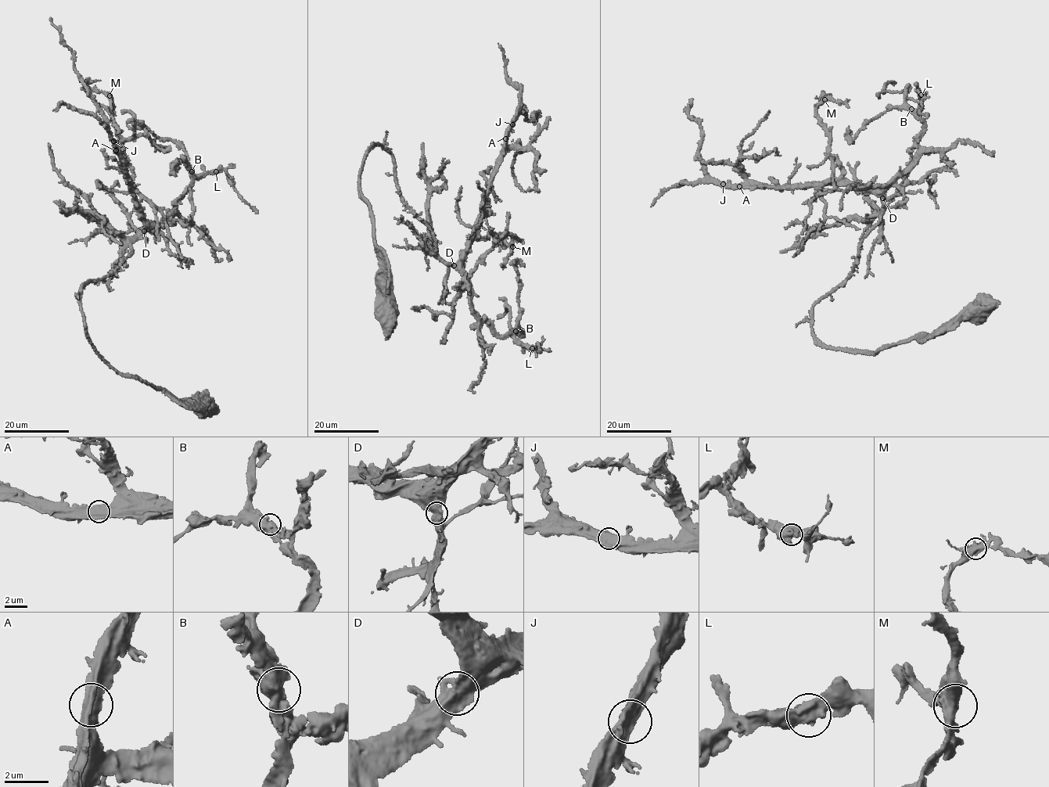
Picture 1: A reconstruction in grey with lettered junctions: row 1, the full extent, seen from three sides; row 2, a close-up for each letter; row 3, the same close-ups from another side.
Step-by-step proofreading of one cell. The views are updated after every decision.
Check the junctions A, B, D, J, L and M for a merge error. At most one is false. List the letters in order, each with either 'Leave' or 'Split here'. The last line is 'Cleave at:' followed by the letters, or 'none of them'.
A: Leave
B: Leave
D: Leave
J: Leave
L: Leave
M: Leave
Cleave at: none of them

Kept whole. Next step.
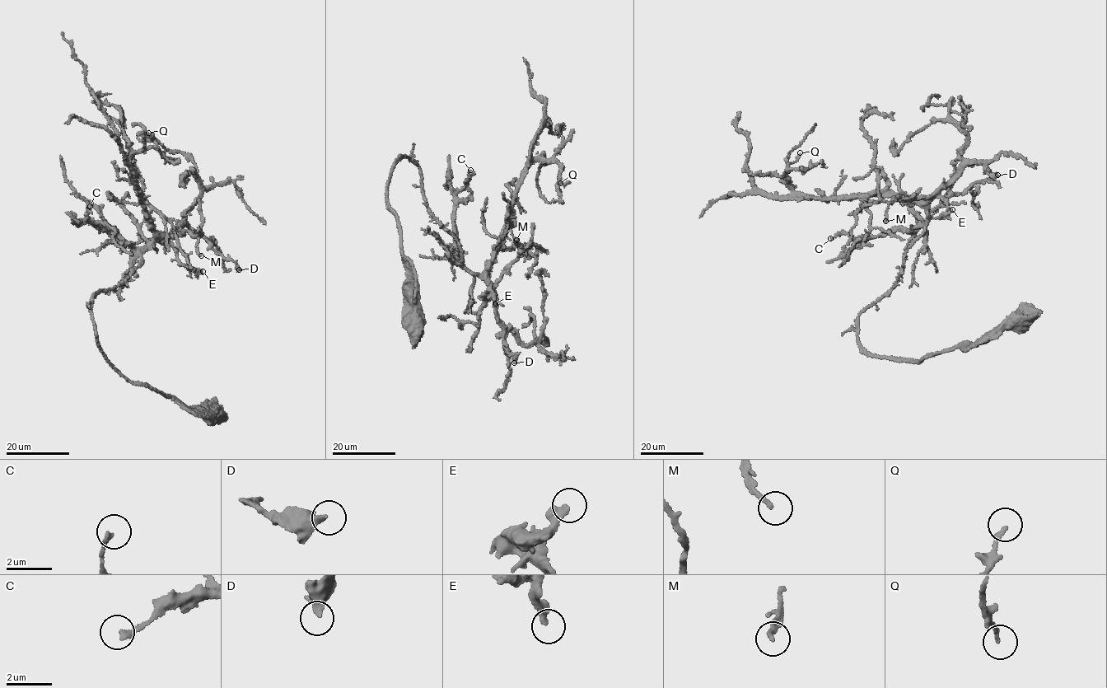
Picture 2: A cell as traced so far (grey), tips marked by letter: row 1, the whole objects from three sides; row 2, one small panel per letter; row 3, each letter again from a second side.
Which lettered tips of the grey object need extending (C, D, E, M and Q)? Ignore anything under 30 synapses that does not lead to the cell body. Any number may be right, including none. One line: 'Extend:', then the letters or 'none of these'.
Extend: none of these

